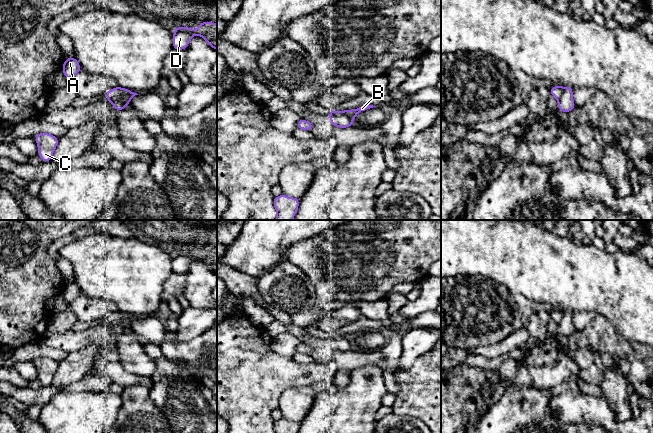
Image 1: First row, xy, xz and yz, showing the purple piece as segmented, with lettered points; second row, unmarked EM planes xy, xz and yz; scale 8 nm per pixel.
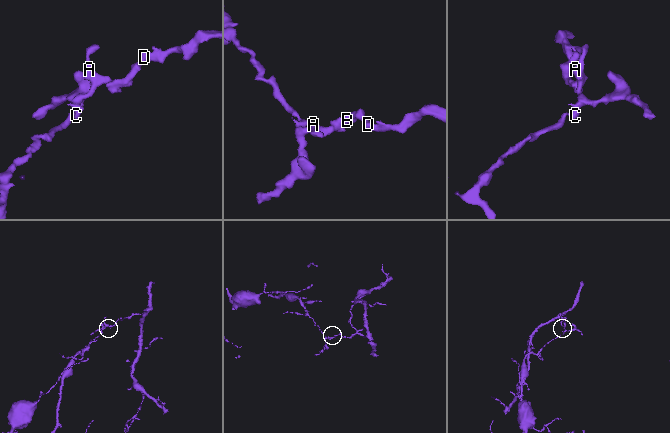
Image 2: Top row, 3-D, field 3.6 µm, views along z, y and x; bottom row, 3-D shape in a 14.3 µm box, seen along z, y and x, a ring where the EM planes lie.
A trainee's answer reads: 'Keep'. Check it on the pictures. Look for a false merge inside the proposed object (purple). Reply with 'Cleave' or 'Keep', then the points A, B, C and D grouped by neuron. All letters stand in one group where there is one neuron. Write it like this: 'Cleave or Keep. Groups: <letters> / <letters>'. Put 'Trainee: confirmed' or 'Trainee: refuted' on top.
Trainee: refuted
Cleave. Groups: A C / B D

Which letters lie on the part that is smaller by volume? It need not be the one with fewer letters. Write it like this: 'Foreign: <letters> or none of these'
Foreign: B, D

